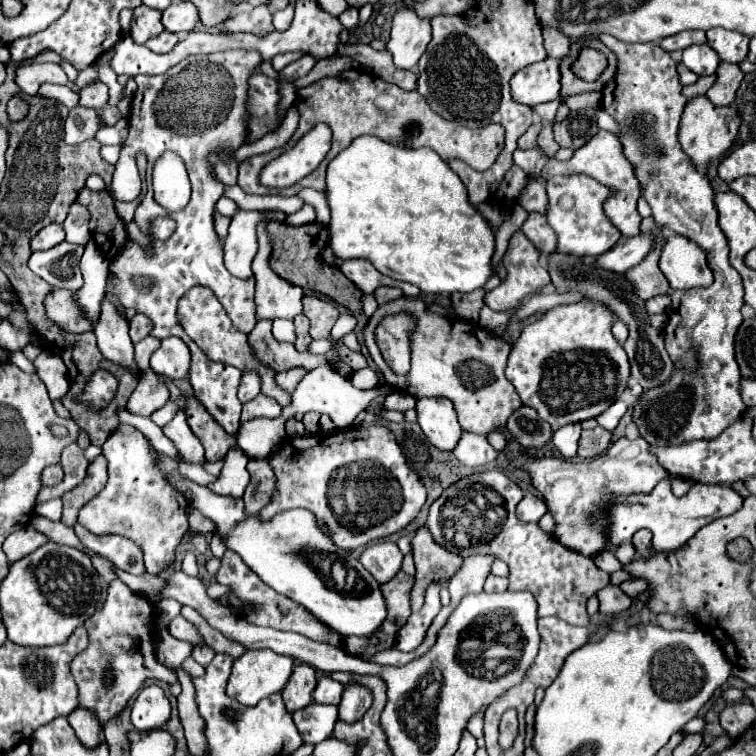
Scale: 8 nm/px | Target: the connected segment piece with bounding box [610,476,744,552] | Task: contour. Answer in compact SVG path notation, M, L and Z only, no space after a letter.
M670 476L660 480L656 488L650 494L642 496L622 496L612 504L612 526L610 526L610 548L616 550L620 542L630 540L634 532L640 528L648 528L654 538L652 538L652 548L660 552L670 552L686 544L702 526L710 524L712 520L720 516L734 514L736 510L742 508L742 496L736 494L730 486L706 486L706 484L694 484L688 494L682 498L676 498L670 490Z

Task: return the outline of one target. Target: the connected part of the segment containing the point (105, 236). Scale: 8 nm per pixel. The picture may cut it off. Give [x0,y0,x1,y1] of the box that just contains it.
[76,188,128,260]

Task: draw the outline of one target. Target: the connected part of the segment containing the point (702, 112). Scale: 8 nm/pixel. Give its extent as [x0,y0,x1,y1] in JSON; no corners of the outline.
[678,96,740,168]

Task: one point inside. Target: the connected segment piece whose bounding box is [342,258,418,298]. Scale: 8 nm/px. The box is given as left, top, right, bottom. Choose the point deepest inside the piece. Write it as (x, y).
(361, 272)

